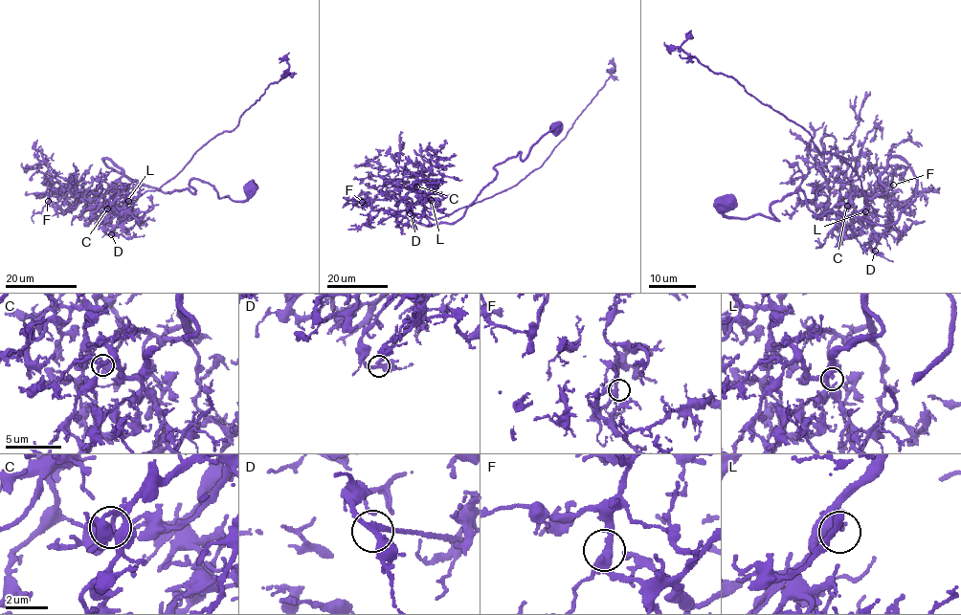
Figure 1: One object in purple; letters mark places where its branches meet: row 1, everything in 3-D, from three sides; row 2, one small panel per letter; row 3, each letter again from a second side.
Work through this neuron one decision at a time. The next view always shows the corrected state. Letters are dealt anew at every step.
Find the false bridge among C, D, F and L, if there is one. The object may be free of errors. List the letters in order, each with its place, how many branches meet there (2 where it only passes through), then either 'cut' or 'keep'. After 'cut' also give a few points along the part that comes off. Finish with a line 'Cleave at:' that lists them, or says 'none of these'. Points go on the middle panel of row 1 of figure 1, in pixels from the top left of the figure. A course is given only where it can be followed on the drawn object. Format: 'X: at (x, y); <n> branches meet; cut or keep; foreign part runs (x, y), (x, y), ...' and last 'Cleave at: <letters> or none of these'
C: at (416, 186); 3 branches meet; keep
D: at (410, 213); 3 branches meet; cut; foreign part runs (410, 213), (434, 219), (443, 217), (515, 186), (544, 164), (614, 68), (615, 71)
F: at (362, 202); 3 branches meet; keep
L: at (431, 200); 3 branches meet; keep
Cleave at: D

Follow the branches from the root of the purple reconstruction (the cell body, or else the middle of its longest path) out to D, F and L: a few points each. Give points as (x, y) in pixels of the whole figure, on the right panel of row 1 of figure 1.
D: (725, 200), (778, 220), (800, 189), (819, 216), (885, 226), (918, 185), (898, 157), (866, 202), (875, 252)
F: (725, 200), (778, 220), (800, 189), (819, 216), (885, 226), (918, 185), (898, 157), (874, 195), (893, 185)
L: (725, 200), (778, 220), (800, 189), (819, 216), (885, 226), (916, 196), (905, 161), (865, 211)

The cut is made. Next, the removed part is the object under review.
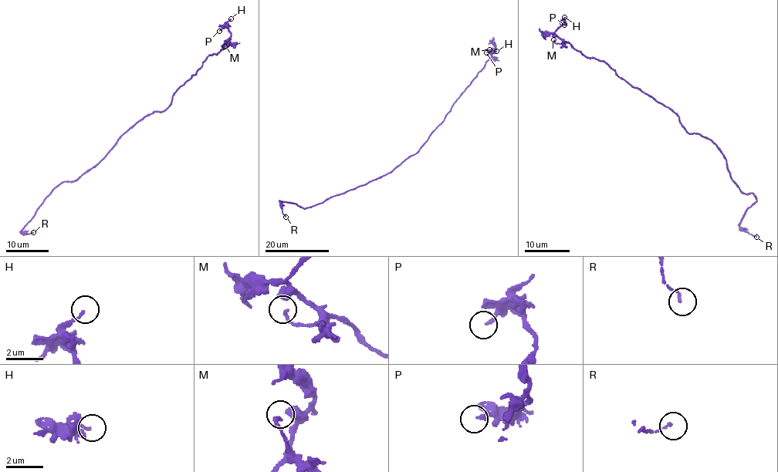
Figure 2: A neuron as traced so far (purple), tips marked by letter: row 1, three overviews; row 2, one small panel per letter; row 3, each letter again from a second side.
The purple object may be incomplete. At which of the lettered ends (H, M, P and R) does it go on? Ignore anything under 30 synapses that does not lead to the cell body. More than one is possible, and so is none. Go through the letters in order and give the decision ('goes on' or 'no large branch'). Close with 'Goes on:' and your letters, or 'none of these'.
H: no large branch
M: no large branch
P: no large branch
R: no large branch
Goes on: none of these

